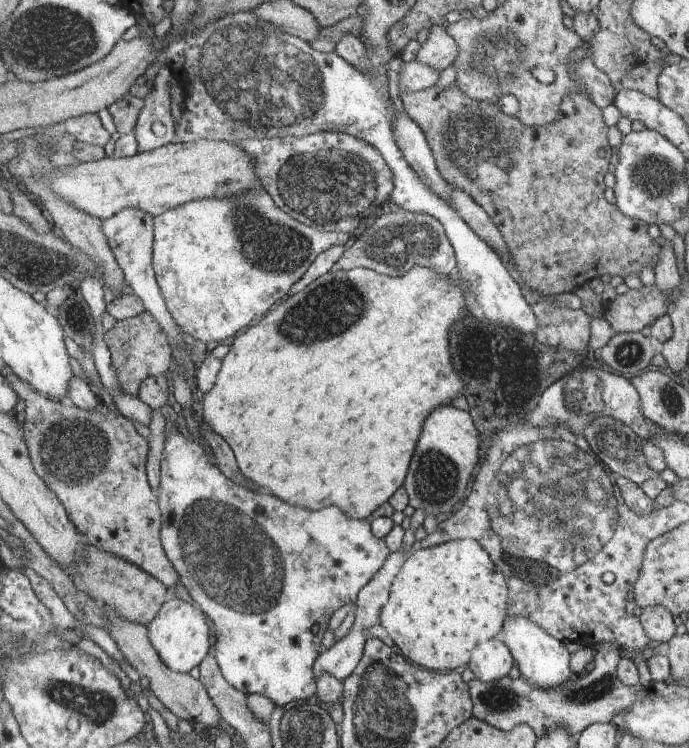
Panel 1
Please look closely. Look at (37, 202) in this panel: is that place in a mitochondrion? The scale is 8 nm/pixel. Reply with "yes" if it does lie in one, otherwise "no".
no

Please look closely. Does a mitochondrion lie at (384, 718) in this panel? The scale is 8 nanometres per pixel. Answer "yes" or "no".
yes

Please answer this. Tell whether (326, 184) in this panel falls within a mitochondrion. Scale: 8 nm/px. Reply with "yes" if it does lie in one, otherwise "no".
yes

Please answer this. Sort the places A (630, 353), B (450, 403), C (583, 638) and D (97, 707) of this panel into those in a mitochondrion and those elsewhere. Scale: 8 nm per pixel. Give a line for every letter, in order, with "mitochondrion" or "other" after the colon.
A: mitochondrion
B: other
C: other
D: mitochondrion

